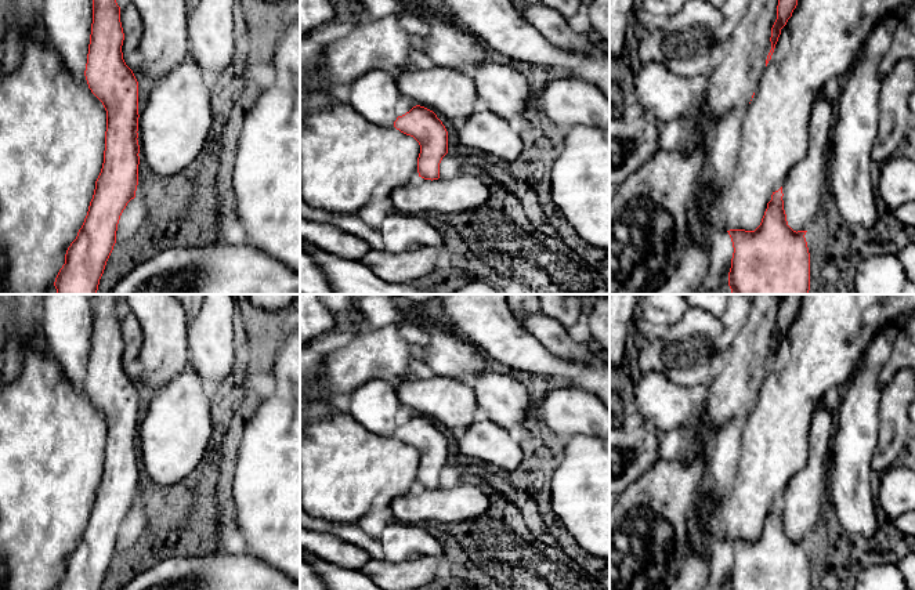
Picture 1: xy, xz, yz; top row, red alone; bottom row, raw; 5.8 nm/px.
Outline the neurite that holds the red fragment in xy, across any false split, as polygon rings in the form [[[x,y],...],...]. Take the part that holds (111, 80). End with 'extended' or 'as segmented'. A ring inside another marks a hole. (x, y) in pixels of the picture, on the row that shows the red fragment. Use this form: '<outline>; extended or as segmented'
[[[93,0],[93,23],[84,76],[91,93],[106,111],[105,151],[101,173],[87,216],[65,254],[54,286],[57,294],[97,294],[100,279],[116,243],[120,216],[135,198],[138,185],[138,82],[123,59],[124,33],[116,0]]]; as segmented

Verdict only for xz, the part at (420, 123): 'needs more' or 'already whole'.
already whole

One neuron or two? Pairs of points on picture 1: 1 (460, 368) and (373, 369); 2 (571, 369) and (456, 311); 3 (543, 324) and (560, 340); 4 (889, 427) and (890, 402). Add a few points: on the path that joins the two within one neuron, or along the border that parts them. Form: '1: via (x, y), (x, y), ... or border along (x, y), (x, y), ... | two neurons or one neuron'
1: border along (409, 376), (395, 383) | two neurons
2: via (542, 361), (517, 348), (485, 321) | one neuron
3: via (548, 328), (556, 336) | one neuron
4: via (890, 422), (890, 408) | one neuron

